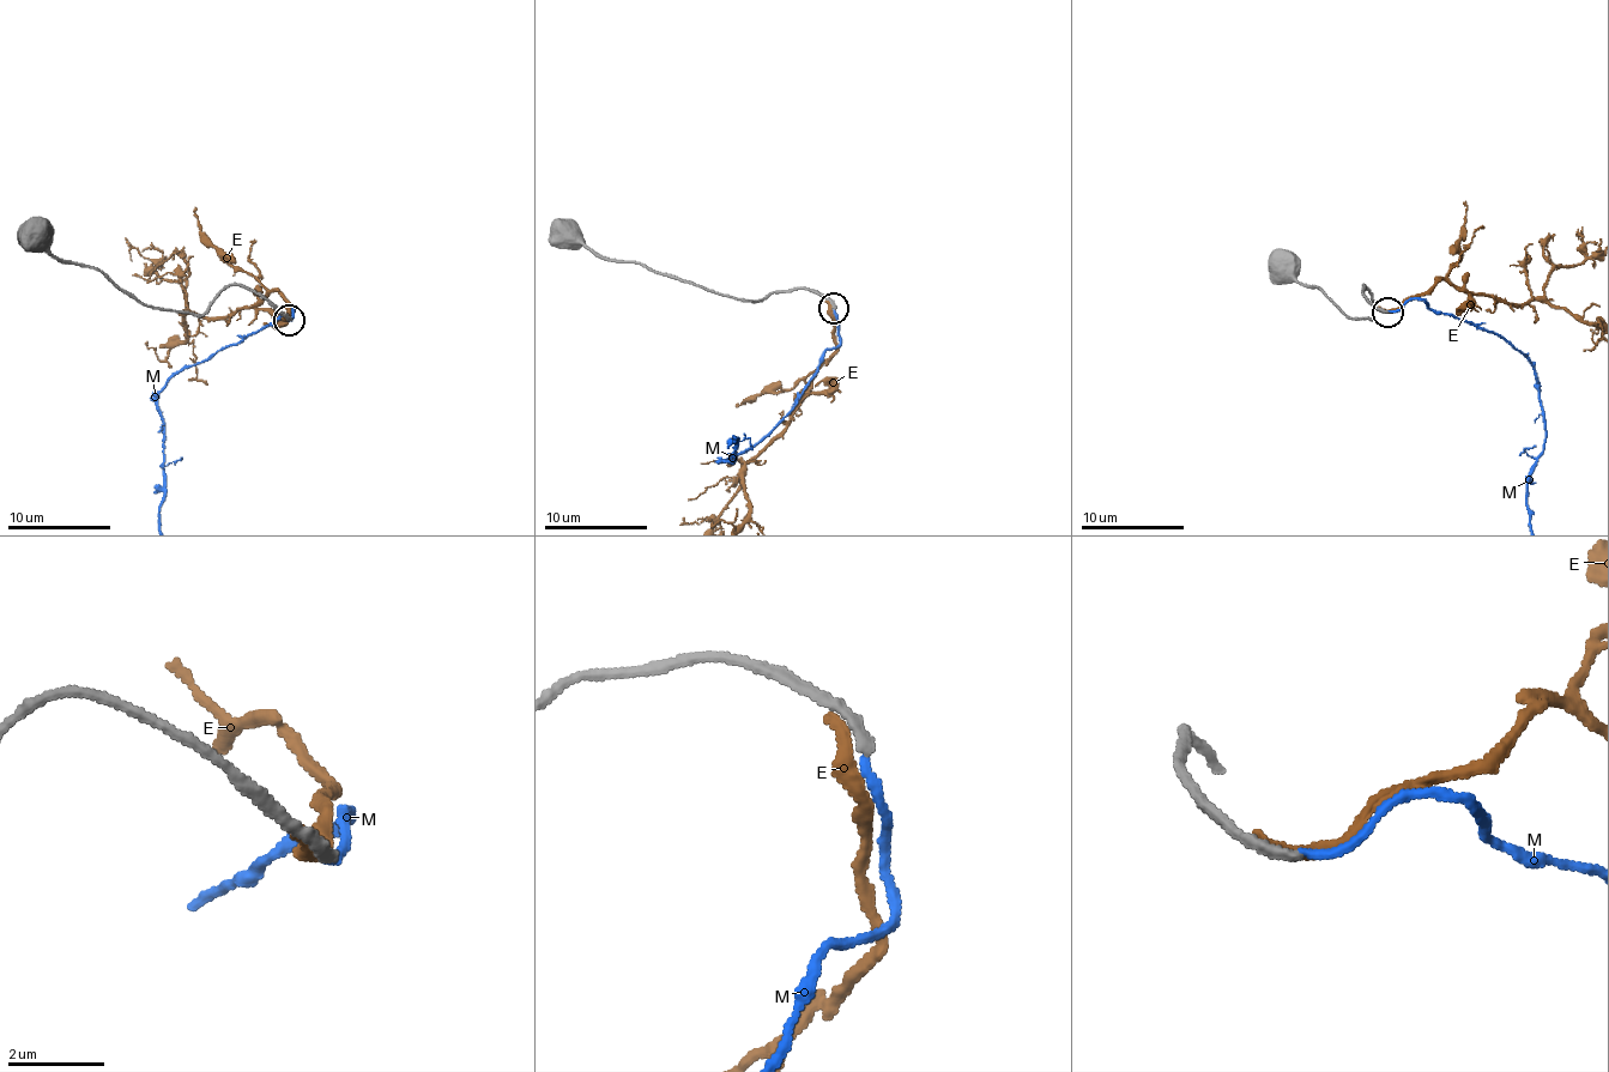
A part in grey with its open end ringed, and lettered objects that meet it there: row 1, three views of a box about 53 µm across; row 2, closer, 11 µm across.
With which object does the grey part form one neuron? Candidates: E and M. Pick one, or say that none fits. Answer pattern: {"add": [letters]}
{"add": []}

